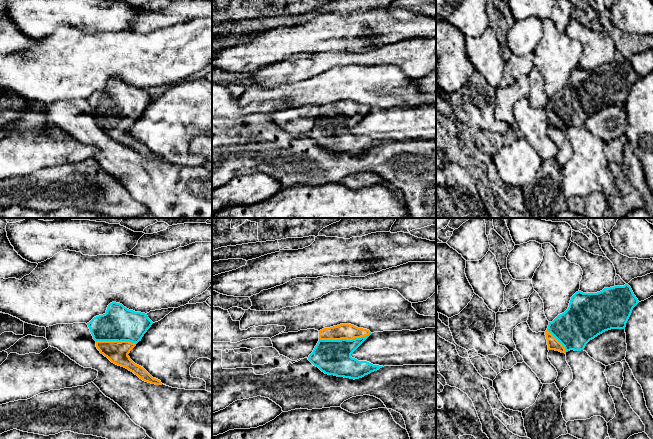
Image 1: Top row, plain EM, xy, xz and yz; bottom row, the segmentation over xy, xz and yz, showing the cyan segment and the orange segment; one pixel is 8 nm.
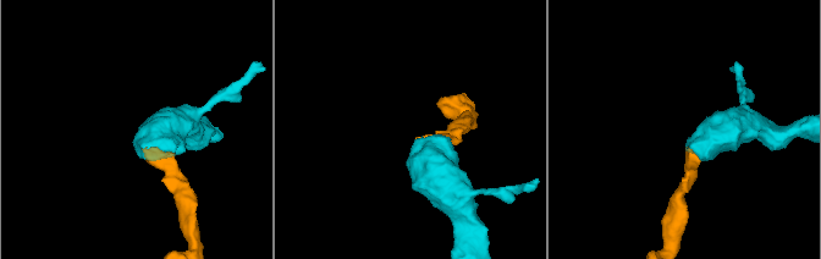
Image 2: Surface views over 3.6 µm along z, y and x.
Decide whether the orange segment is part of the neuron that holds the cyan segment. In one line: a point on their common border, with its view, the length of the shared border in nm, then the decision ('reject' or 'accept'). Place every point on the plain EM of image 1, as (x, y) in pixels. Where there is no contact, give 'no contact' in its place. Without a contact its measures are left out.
contact xz (344, 115); length 420 nm; accept

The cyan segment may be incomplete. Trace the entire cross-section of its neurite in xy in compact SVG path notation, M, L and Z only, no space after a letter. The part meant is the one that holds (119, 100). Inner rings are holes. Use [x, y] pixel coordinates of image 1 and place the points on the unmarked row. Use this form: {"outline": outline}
{"outline": "M116 78L108 81L105 90L96 92L87 99L101 130L112 139L133 148L143 157L162 161L160 156L153 154L128 132L152 100L147 90L129 86Z"}

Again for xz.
{"outline": "M340 100L319 107L319 117L308 136L328 151L359 155L383 142L358 137L351 130L372 109L351 100Z"}

